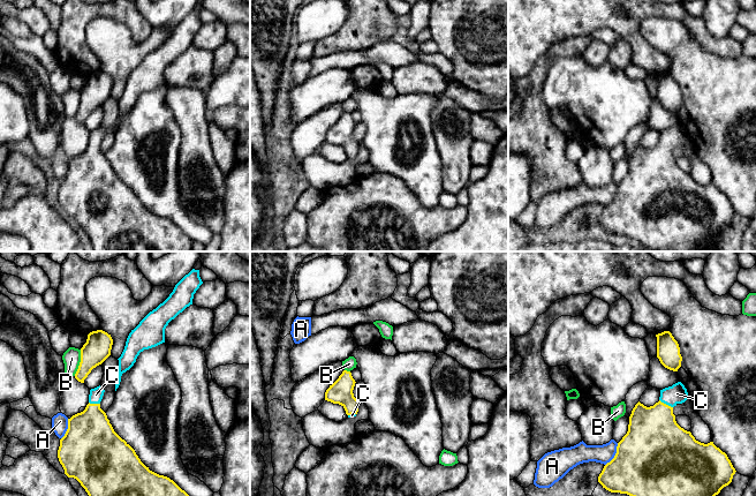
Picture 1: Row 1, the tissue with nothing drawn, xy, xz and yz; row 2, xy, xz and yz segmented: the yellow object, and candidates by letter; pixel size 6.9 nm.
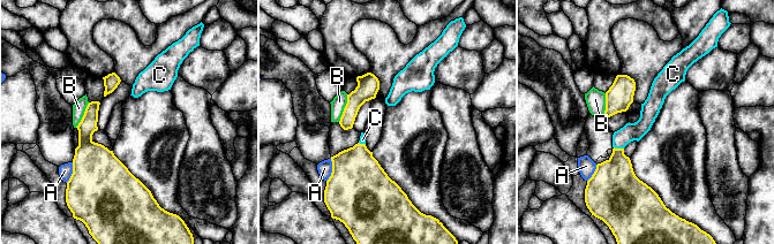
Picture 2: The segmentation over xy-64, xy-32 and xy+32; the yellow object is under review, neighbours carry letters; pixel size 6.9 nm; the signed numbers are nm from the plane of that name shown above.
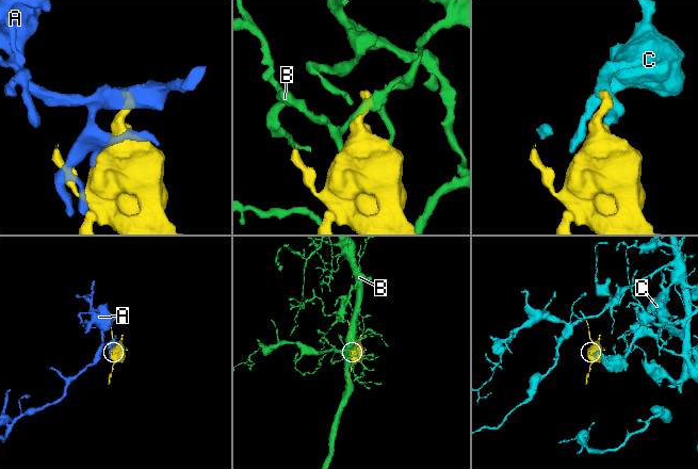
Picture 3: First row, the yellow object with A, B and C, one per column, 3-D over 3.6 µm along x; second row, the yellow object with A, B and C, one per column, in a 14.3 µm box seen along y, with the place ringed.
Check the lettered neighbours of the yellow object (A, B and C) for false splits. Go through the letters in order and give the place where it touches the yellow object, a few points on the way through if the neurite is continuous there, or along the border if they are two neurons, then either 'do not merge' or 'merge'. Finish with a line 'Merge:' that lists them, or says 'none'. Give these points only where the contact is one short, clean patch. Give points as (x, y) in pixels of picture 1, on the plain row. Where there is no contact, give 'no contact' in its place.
A: yz (615, 196) | do not merge
B: xy (80, 104) | do not merge
C: yz (665, 145) | across yz (654, 179), (656, 166), (665, 145), (677, 135) | merge
Merge: C

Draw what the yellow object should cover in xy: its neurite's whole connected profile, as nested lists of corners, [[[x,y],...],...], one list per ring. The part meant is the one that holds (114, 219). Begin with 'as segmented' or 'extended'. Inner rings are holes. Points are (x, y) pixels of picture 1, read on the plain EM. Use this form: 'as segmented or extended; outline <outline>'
extended; outline [[[100,127],[91,130],[85,151],[68,160],[68,171],[58,191],[65,216],[81,225],[94,251],[192,251],[189,236],[169,219],[150,212],[114,173],[100,150],[104,134]]]

